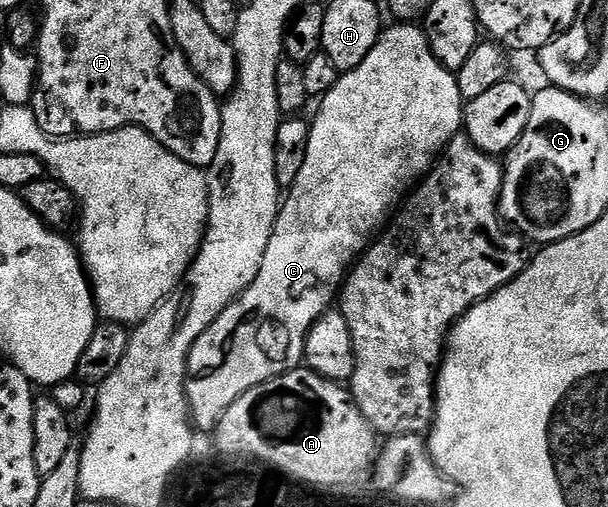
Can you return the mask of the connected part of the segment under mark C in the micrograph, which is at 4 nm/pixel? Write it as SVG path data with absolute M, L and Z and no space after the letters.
M394 24L391 30L390 27L383 29L372 52L368 52L368 56L364 56L364 60L360 60L356 68L345 71L339 77L336 88L332 88L332 92L322 97L317 106L318 115L310 122L308 156L304 156L304 168L300 168L300 176L296 176L296 180L288 188L287 194L290 195L287 198L285 195L281 203L278 219L272 228L272 236L268 240L268 248L264 251L264 264L260 264L260 272L256 280L231 306L224 308L224 312L220 312L220 316L216 316L213 324L206 329L204 336L200 336L196 344L192 344L192 352L188 356L186 402L190 406L193 425L199 431L213 431L224 416L224 412L228 412L228 408L232 408L232 404L236 404L236 400L240 400L244 392L284 372L297 370L303 365L304 344L314 321L335 305L348 271L365 254L366 247L375 241L376 235L387 225L391 215L403 205L404 199L415 189L416 183L429 174L431 166L438 161L447 144L460 133L464 126L464 99L460 96L455 71L446 70L444 64L436 60L436 56L430 50L430 41L426 38L426 31L418 24Z

